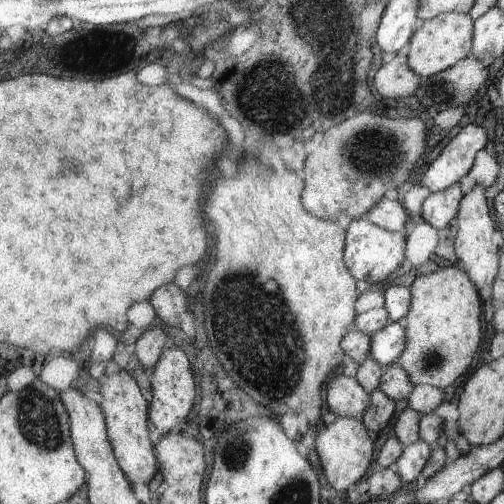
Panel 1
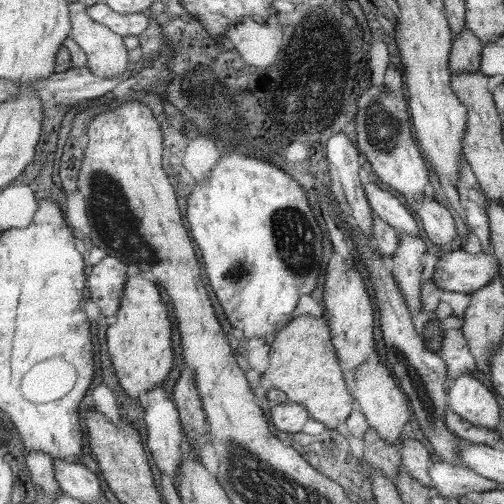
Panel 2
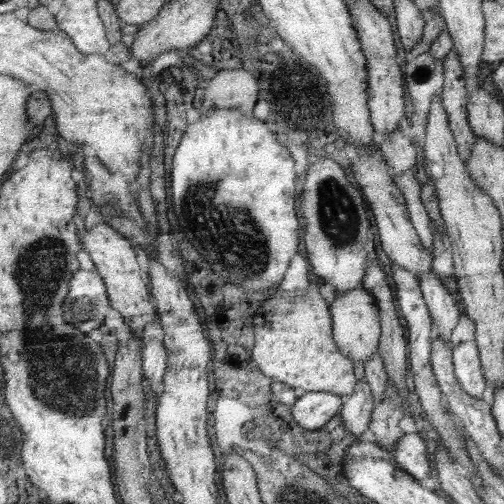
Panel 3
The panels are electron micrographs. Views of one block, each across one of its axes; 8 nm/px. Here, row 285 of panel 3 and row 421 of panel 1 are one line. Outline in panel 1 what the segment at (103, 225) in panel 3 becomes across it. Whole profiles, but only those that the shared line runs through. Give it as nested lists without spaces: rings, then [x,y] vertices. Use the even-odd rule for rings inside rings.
[[[119,370],[117,374],[107,376],[105,380],[99,382],[99,392],[103,396],[101,402],[101,412],[105,414],[105,422],[107,422],[107,430],[109,430],[109,440],[113,444],[117,462],[121,464],[121,468],[125,468],[125,474],[129,476],[129,482],[143,482],[149,486],[149,482],[153,480],[155,474],[159,474],[159,464],[155,458],[155,448],[149,436],[149,428],[147,422],[149,414],[151,414],[151,404],[147,402],[147,398],[141,392],[141,384],[137,384],[137,380],[127,372],[127,370]]]

